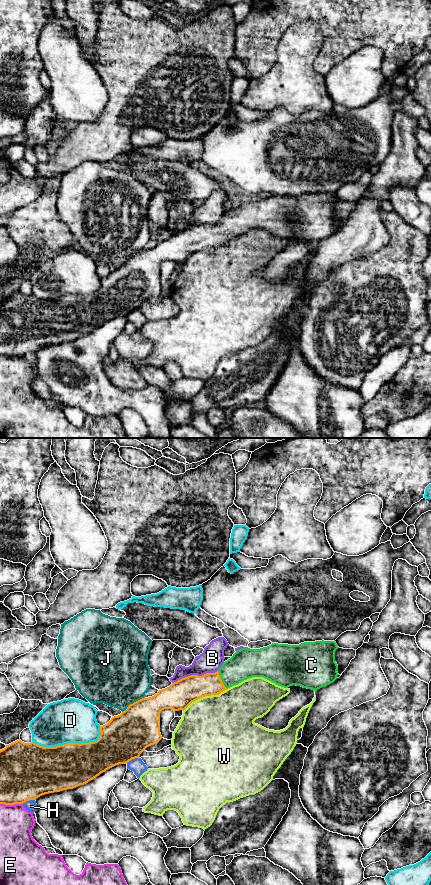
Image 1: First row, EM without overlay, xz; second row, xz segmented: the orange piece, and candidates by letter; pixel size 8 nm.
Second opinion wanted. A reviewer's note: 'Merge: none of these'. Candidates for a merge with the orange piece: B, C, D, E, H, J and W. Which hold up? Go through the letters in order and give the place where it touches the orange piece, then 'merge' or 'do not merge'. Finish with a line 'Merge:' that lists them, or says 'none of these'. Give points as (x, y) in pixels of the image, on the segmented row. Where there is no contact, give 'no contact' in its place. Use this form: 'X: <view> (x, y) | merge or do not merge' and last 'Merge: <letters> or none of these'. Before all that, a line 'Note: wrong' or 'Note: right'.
Note: wrong
B: xz (194, 675) | do not merge
C: xz (221, 680) | merge
D: xz (68, 743) | do not merge
E: xz (11, 804) | do not merge
H: xz (28, 800) | do not merge
J: xz (134, 702) | do not merge
W: xz (204, 696) | do not merge
Merge: C

